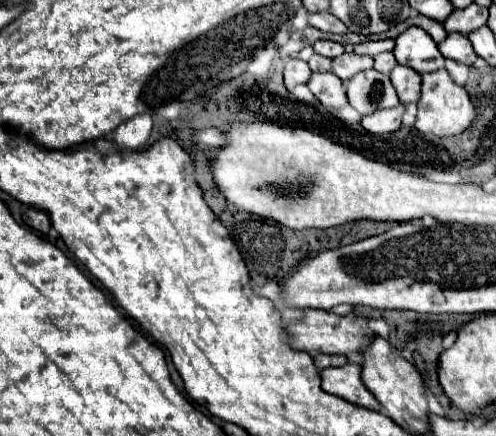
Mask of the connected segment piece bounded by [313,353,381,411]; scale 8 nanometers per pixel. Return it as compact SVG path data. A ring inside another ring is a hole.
M315 353L315 367L321 369L321 387L337 395L349 403L355 403L359 407L367 407L373 411L379 411L379 401L369 393L369 389L361 381L361 367L355 363L347 363L345 355L325 355ZM331 367L331 369L325 369Z

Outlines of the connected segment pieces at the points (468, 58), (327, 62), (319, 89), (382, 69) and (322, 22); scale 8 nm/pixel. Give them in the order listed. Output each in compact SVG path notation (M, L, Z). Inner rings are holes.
M449 33L447 39L443 41L443 45L439 45L439 51L443 53L443 57L455 59L465 65L473 65L477 59L471 41L461 33Z
M313 55L309 59L309 67L311 67L311 71L329 71L331 69L331 59L327 59L323 55Z
M313 73L311 79L307 81L311 93L325 105L325 107L335 107L341 109L347 105L345 97L345 87L343 81L335 73Z
M379 53L377 57L375 57L375 69L379 71L379 73L391 73L391 69L397 65L397 61L395 61L395 57L393 57L393 53Z
M321 11L321 13L311 13L309 15L309 25L321 29L321 31L329 31L329 33L345 33L347 27L329 11Z

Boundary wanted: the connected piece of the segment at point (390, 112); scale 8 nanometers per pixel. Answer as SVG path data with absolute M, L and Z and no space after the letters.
M397 105L393 109L381 109L381 111L375 111L371 115L365 115L361 119L361 125L373 135L393 133L401 127L403 113L405 113L405 105Z

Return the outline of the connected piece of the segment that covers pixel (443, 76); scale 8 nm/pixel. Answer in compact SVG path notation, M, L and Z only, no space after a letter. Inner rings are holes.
M445 69L423 75L423 87L421 87L421 97L417 101L417 121L415 121L415 127L421 133L431 133L437 137L457 135L465 131L473 119L475 119L475 109L467 91L459 87Z

